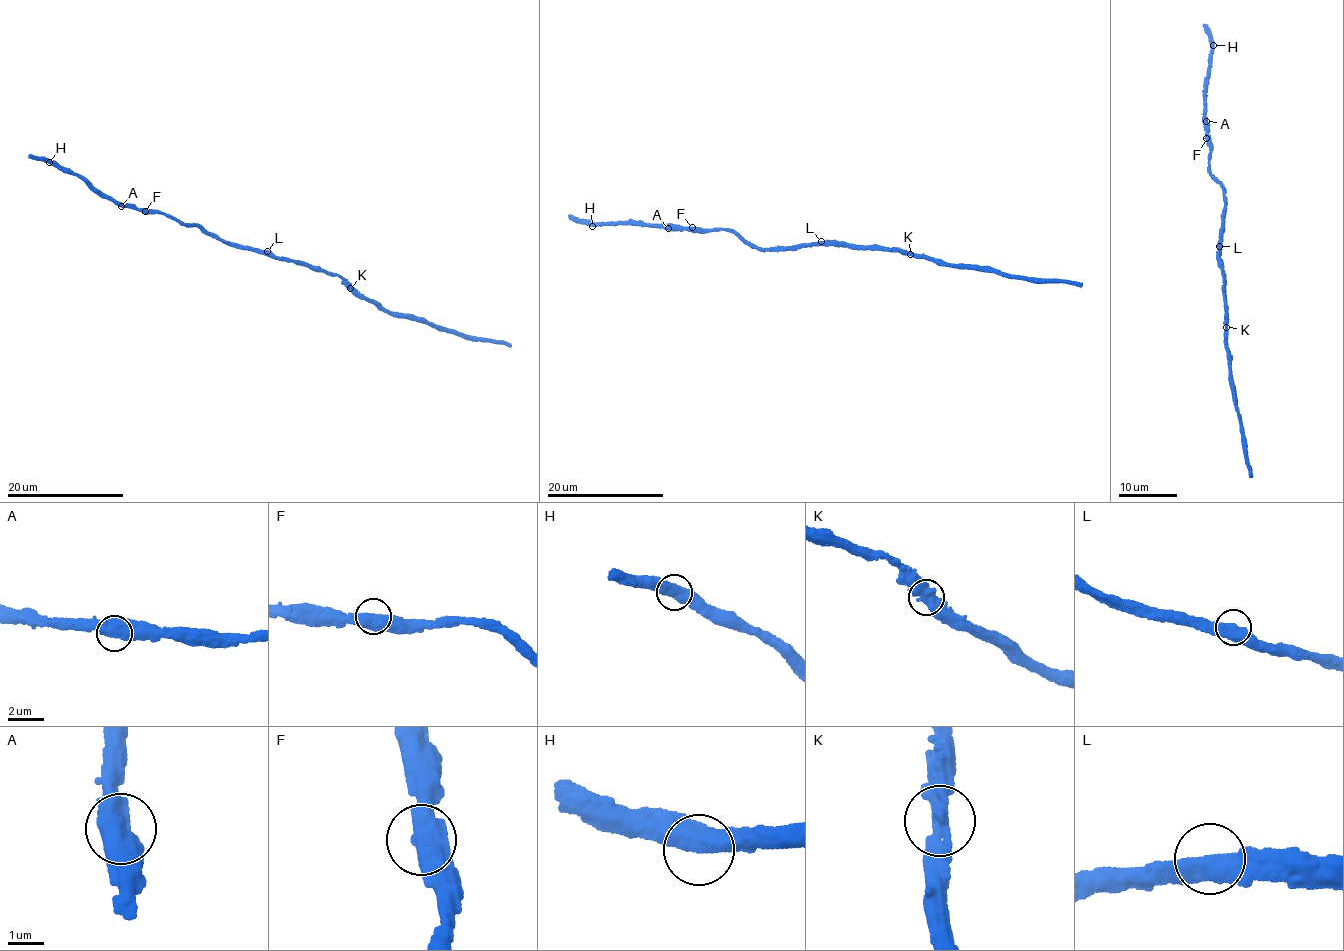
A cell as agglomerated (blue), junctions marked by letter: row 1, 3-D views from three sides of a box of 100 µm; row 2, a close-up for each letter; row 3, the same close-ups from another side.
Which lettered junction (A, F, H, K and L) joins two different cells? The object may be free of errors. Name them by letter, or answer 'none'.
none

